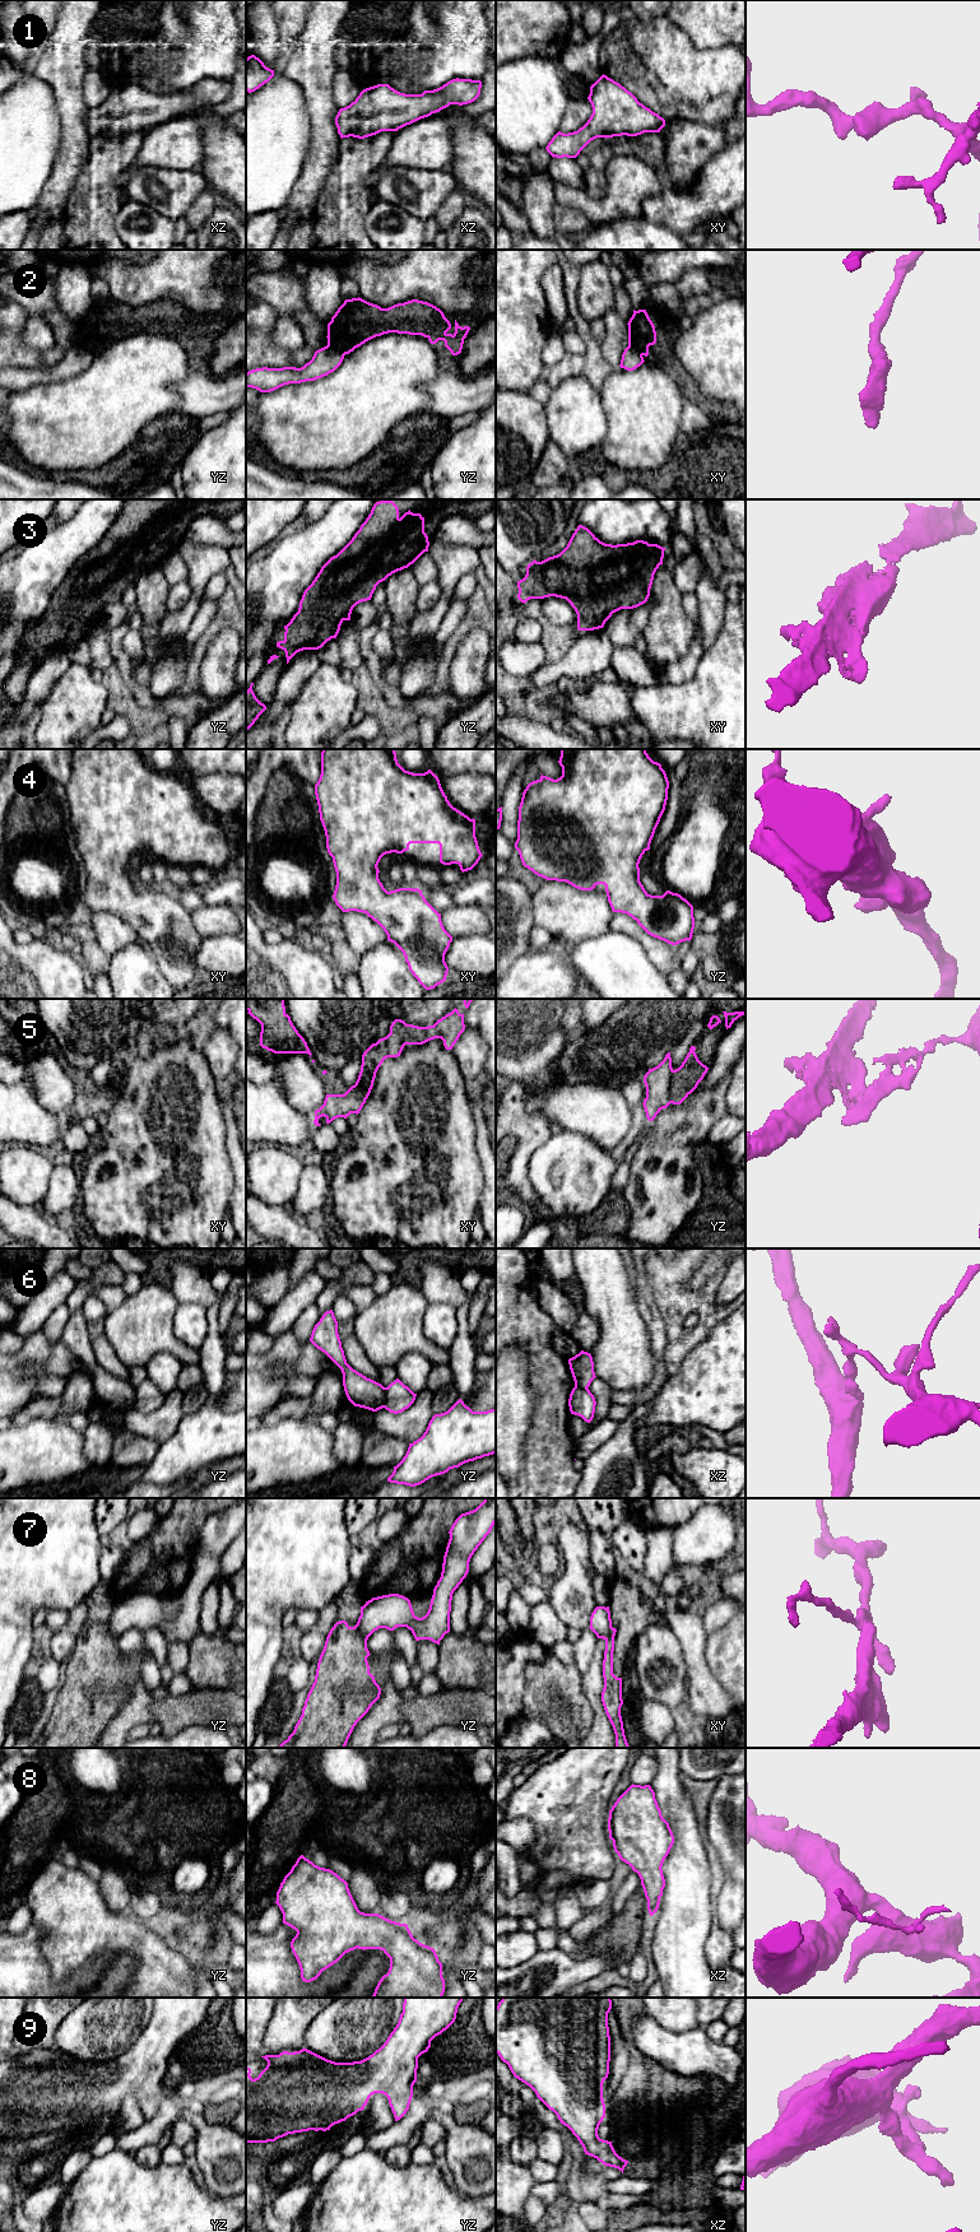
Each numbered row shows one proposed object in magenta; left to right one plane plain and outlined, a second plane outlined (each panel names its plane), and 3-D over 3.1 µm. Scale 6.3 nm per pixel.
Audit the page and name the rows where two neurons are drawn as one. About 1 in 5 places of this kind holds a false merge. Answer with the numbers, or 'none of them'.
2, 5, 6, 7

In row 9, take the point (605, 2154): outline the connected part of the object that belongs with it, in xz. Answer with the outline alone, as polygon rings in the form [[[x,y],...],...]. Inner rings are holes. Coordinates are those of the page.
[[[502,1998],[496,2007],[496,2052],[572,2131],[585,2154],[623,2173],[628,2161],[598,2135],[605,2117],[603,2083],[609,2074],[610,2009],[610,1998]]]

